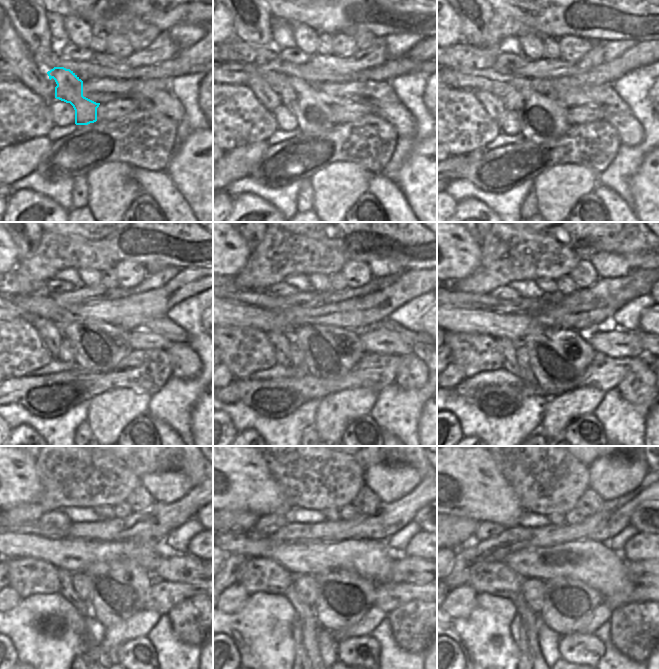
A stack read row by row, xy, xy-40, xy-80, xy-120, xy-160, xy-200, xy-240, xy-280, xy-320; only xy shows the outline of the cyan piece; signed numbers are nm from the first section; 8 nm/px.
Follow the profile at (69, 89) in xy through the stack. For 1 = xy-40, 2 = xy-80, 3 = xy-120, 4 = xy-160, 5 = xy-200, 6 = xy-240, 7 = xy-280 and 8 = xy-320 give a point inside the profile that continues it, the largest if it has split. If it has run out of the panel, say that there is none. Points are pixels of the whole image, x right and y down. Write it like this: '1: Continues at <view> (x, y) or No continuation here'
1: Continues at xy-40 (314, 117)
2: Continues at xy-80 (542, 119)
3: Continues at xy-120 (99, 347)
4: Continues at xy-160 (329, 351)
5: Continues at xy-200 (559, 358)
6: Continues at xy-240 (118, 587)
7: Continues at xy-280 (343, 598)
8: Continues at xy-320 (569, 603)

